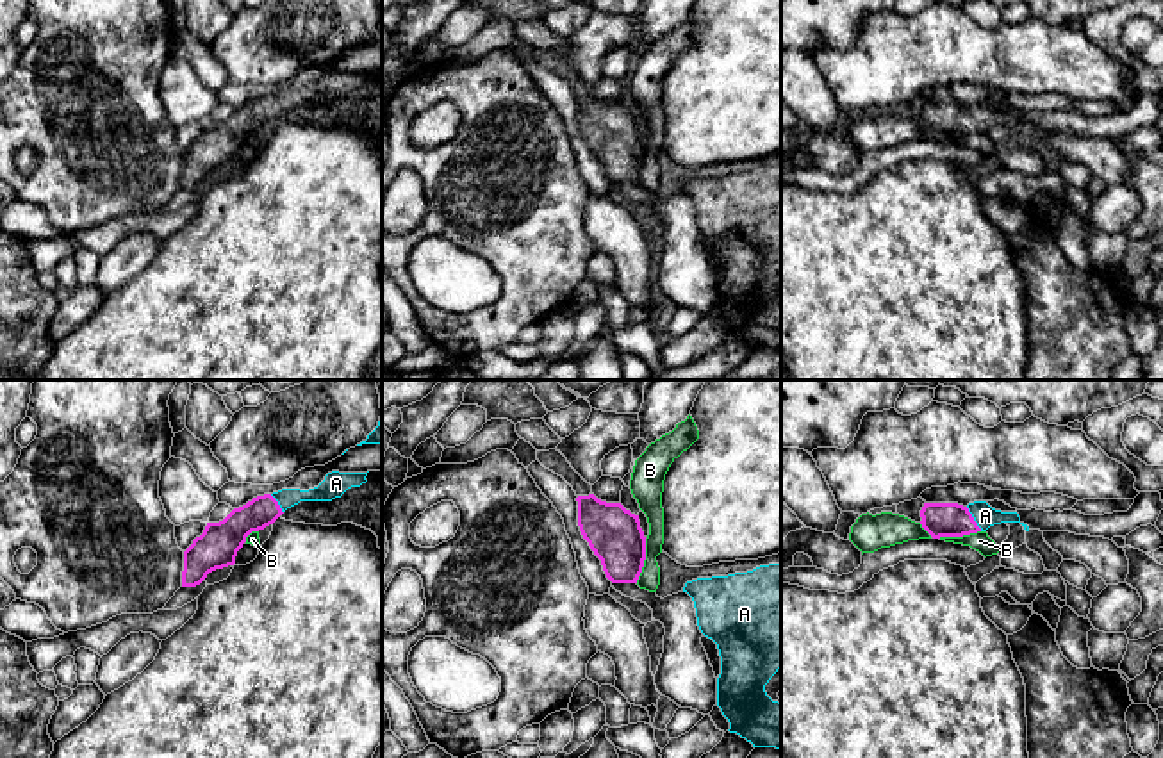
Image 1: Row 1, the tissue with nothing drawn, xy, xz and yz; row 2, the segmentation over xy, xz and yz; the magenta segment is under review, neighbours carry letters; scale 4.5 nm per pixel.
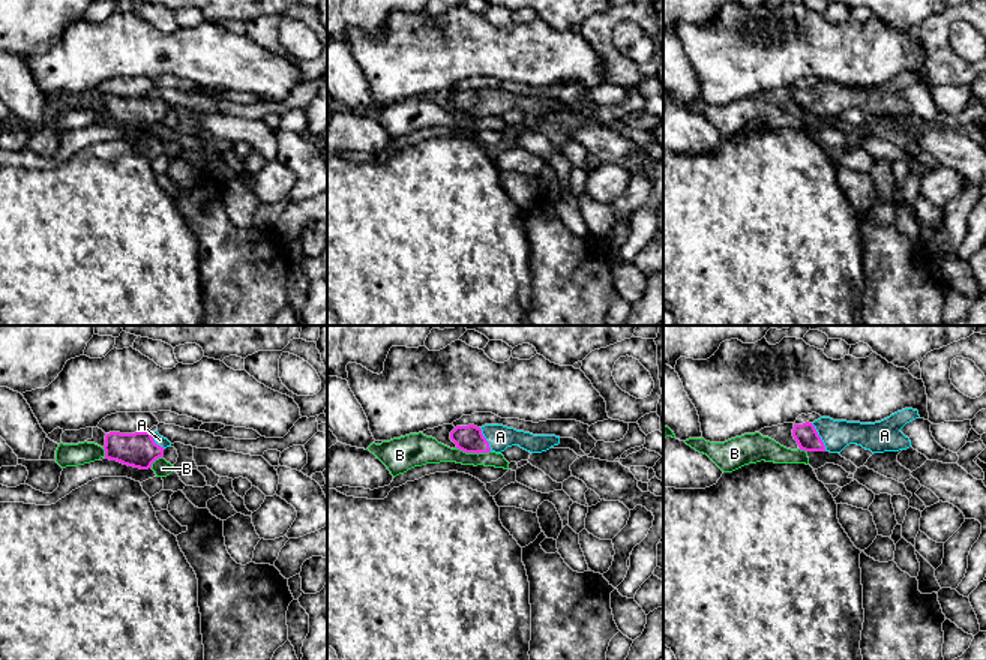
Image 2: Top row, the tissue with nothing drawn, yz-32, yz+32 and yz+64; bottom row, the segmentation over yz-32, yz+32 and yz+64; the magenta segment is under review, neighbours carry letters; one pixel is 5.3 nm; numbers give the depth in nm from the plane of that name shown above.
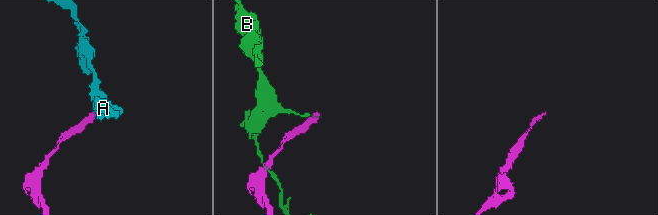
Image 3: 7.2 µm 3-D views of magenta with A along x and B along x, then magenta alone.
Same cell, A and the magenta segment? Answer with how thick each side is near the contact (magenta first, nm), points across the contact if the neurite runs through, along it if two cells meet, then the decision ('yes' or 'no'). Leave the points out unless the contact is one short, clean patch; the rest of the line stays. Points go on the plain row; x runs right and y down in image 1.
160/100 nm | across yz (940, 120), (973, 120), (985, 116) | yes

